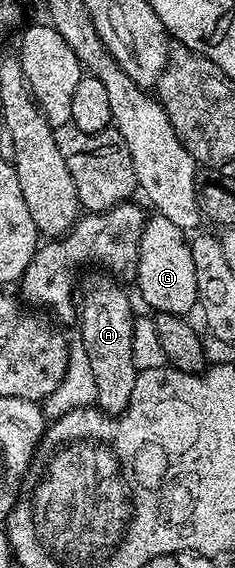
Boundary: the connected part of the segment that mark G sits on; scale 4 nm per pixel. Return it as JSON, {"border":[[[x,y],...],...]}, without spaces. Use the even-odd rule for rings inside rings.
{"border":[[[154,213],[147,218],[140,237],[137,283],[138,291],[151,307],[151,312],[186,317],[190,310],[195,310],[198,290],[188,235],[181,227],[172,225],[168,217]]]}

